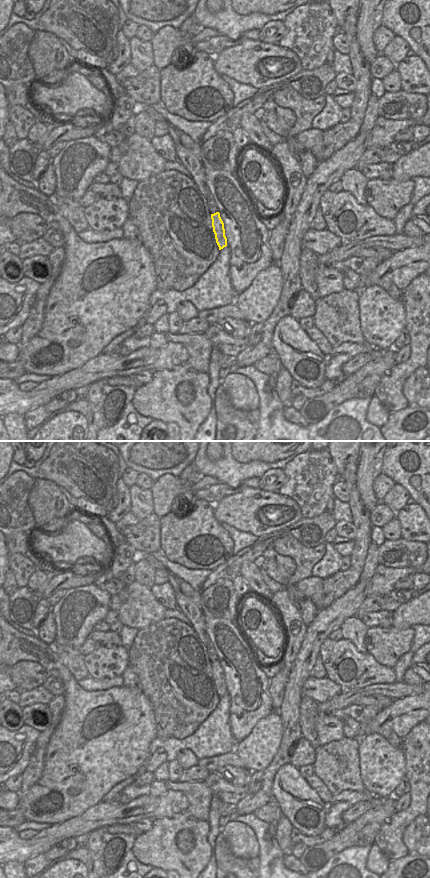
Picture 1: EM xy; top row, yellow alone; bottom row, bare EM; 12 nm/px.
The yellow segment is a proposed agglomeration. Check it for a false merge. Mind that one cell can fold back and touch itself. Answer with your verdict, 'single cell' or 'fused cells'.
single cell

